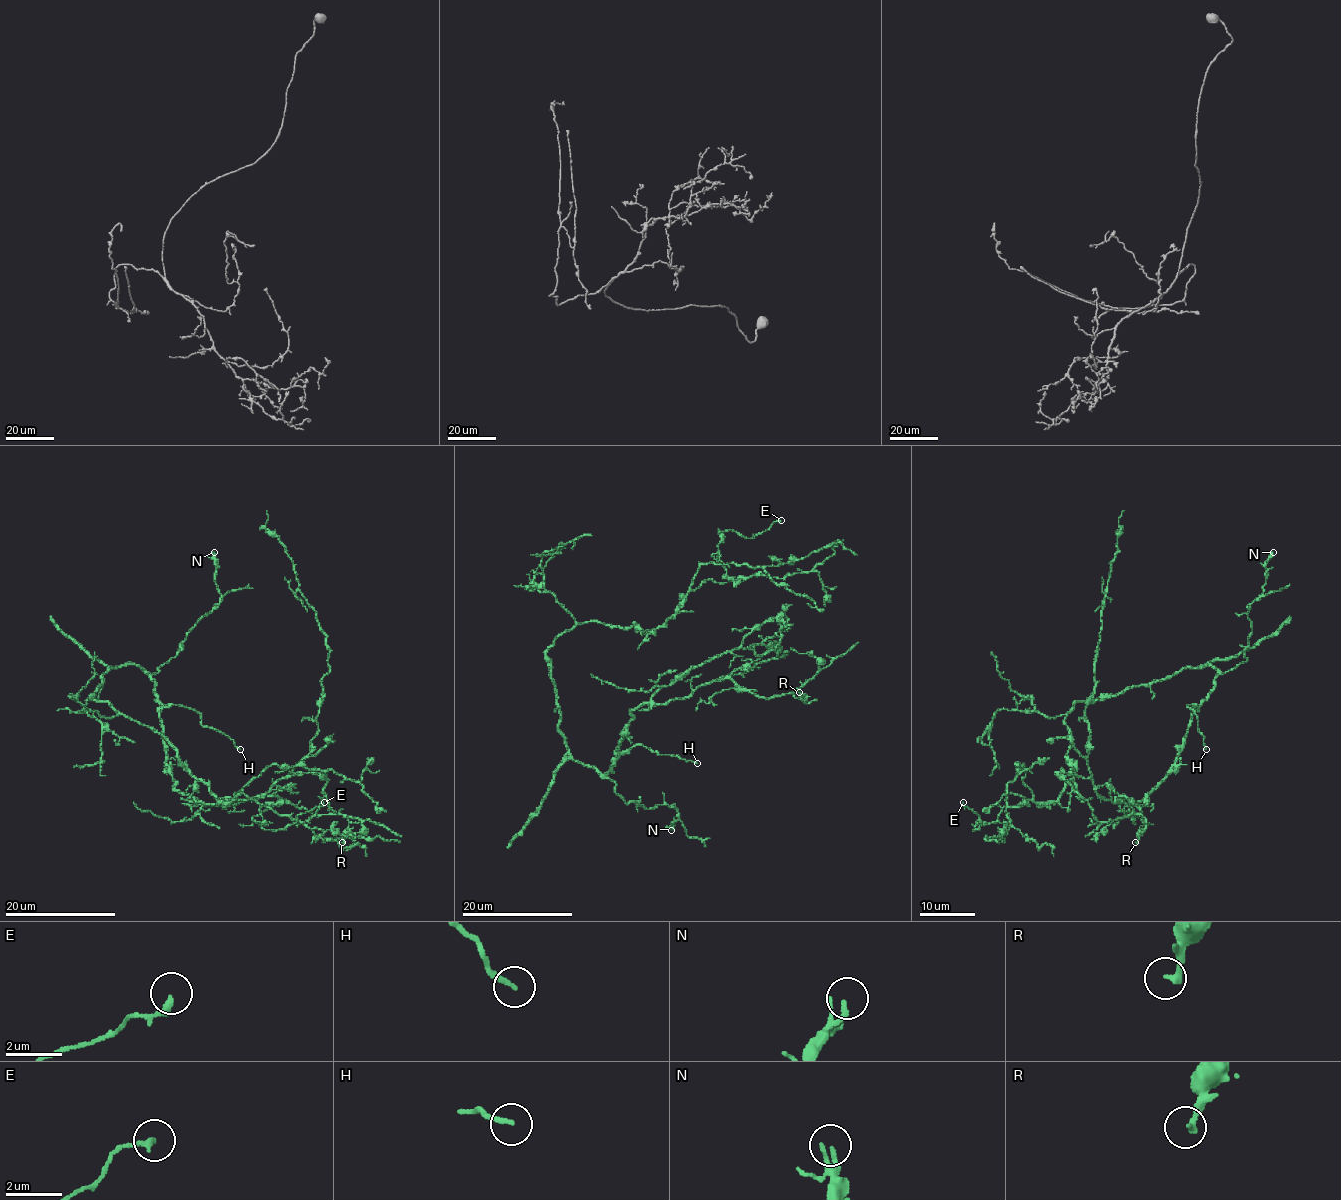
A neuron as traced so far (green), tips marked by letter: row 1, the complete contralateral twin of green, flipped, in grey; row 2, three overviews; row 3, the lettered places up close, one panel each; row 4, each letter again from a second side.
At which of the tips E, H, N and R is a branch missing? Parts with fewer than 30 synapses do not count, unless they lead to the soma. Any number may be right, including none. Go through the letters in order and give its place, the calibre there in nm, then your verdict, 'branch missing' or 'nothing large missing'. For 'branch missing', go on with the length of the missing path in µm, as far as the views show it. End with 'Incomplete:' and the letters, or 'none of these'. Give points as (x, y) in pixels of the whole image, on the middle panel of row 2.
E: at (781, 520); 220 nm thick; nothing large missing
H: at (697, 763); 190 nm thick; nothing large missing
N: at (671, 830); 160 nm thick; nothing large missing
R: at (799, 692); 220 nm thick; nothing large missing
Incomplete: none of these

